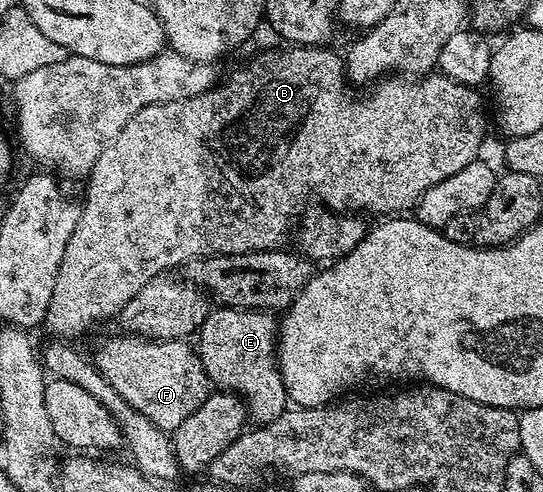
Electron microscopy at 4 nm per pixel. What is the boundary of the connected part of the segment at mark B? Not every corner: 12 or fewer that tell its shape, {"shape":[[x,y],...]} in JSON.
{"shape":[[326,45],[149,104],[85,179],[46,329],[284,245],[311,194],[399,216],[483,98]]}

